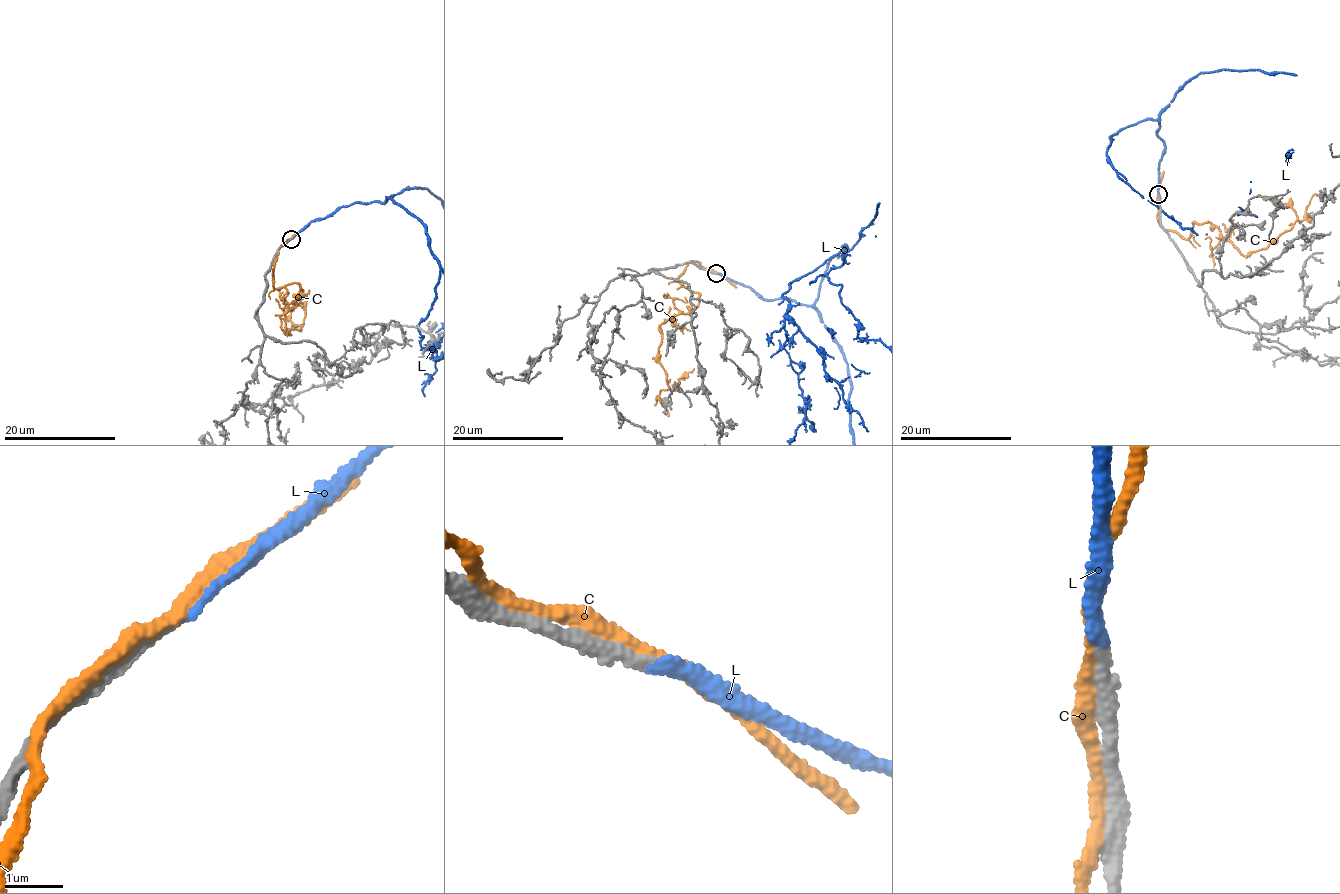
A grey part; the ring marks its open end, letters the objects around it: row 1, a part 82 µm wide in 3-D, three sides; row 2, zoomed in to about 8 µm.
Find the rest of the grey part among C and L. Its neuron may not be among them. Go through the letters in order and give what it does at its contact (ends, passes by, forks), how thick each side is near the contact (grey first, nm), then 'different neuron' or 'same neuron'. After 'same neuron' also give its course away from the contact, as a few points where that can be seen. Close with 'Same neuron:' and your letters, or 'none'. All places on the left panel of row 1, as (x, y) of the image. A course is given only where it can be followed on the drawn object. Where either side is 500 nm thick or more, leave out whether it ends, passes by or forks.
C: it passes by | 240/240 nm | different neuron
L: it ends | 240/240 nm | same neuron
Same neuron: L

